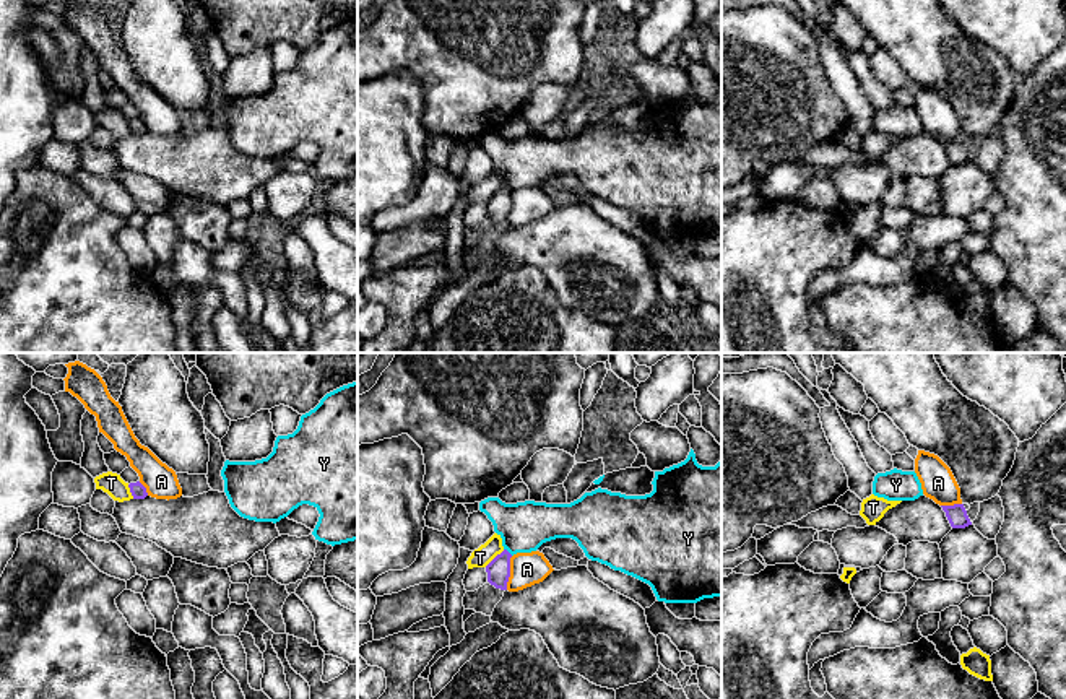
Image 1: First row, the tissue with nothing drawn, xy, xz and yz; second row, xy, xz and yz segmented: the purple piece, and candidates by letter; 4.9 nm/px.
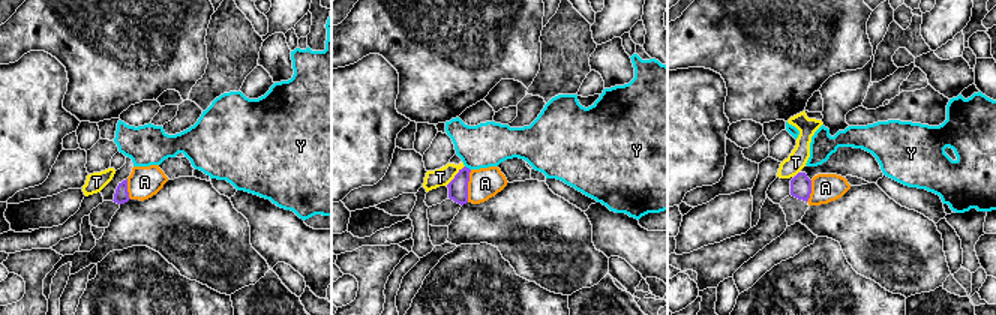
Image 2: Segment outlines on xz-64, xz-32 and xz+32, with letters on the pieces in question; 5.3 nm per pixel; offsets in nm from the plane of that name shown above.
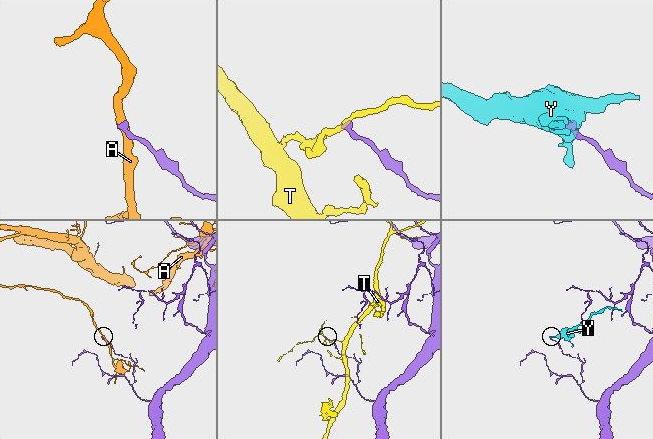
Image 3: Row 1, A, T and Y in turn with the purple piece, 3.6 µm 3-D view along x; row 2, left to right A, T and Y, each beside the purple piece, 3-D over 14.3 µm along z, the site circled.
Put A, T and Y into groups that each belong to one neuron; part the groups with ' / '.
A / T / Y

